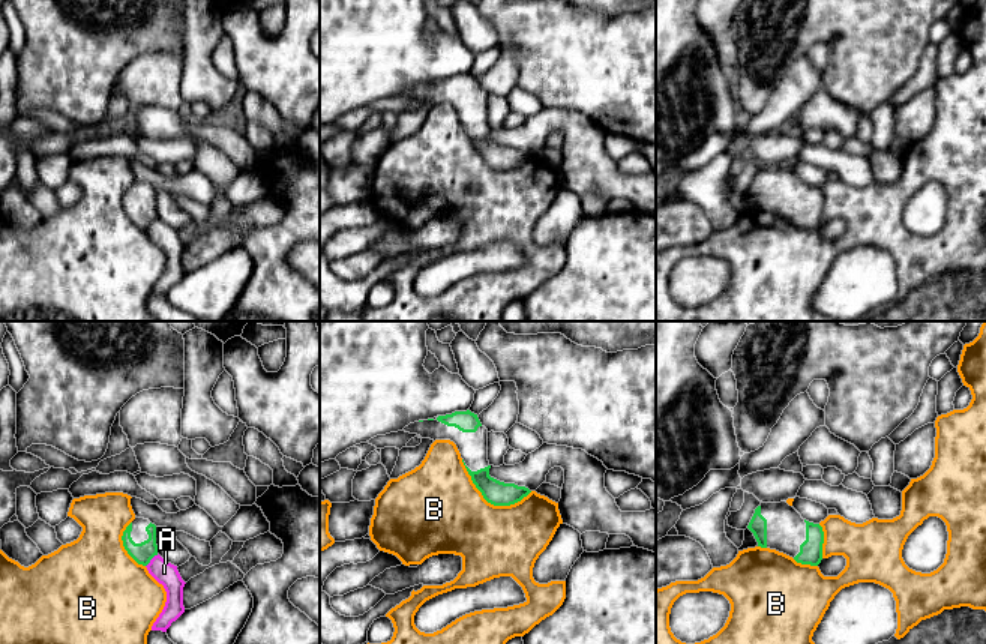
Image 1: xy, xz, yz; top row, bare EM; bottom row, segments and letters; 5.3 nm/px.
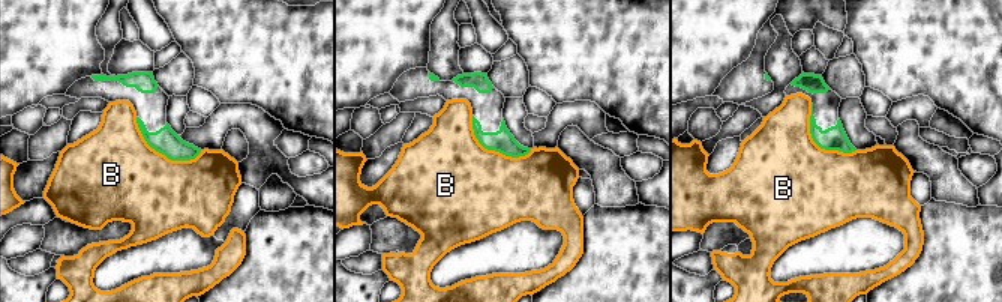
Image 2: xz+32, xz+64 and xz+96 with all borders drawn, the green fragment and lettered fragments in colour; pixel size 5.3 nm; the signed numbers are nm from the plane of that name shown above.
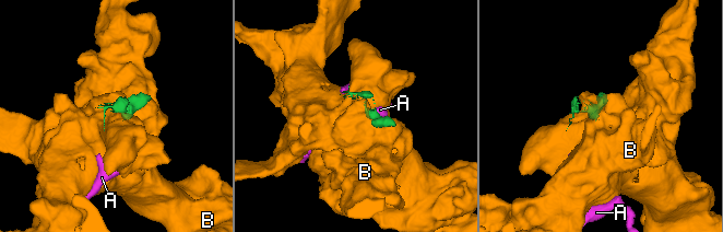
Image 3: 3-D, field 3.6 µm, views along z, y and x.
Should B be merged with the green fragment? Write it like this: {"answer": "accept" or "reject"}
{"answer": "reject"}

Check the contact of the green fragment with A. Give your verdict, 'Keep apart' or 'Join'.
Keep apart

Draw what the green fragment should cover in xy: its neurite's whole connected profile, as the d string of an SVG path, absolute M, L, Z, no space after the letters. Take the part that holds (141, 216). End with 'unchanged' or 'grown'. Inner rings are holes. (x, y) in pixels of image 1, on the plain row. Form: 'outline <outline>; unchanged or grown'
outline M137 182L126 191L122 200L128 218L143 230L158 219L156 189L149 183Z; grown

